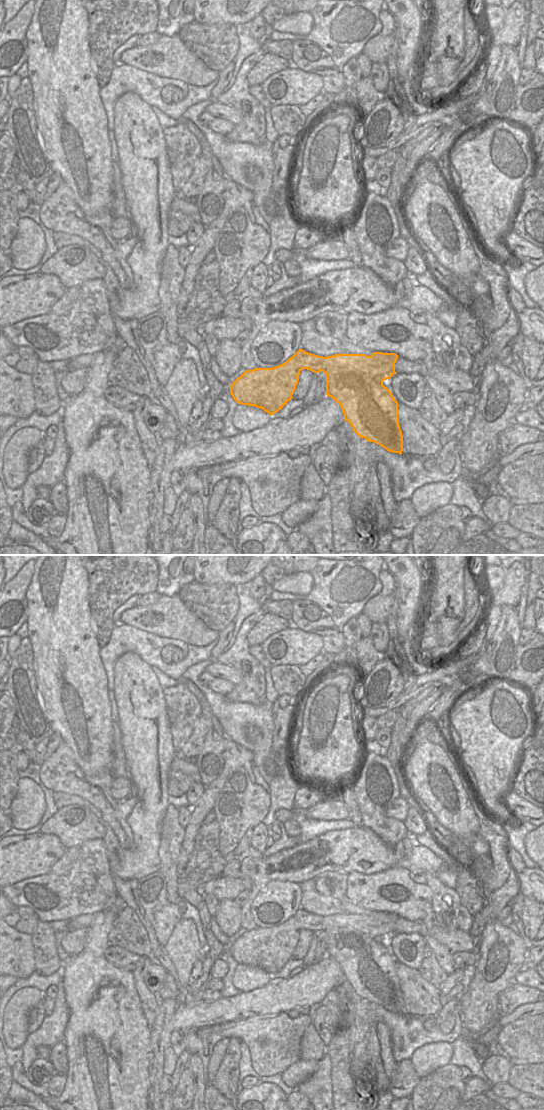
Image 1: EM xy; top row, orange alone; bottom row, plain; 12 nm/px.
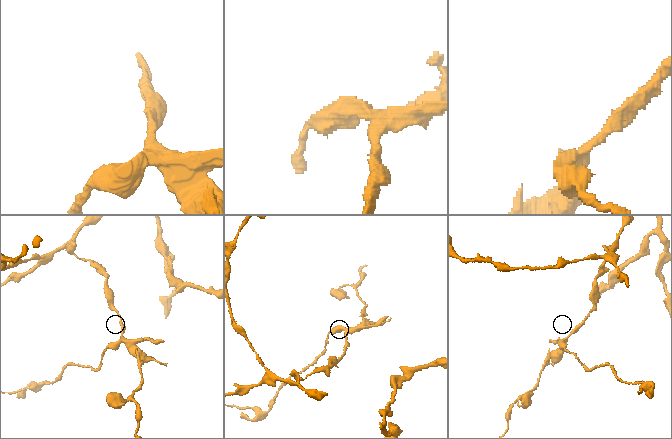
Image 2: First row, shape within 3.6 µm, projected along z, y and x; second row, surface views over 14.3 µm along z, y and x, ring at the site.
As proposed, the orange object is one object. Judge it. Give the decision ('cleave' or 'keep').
cleave

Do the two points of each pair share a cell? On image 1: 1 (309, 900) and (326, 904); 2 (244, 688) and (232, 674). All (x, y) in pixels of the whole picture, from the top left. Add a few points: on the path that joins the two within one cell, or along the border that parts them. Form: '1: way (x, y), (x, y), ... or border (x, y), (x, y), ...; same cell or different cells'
1: way (313, 902), (322, 904); same cell
2: border (223, 665), (233, 667), (242, 679); different cells

